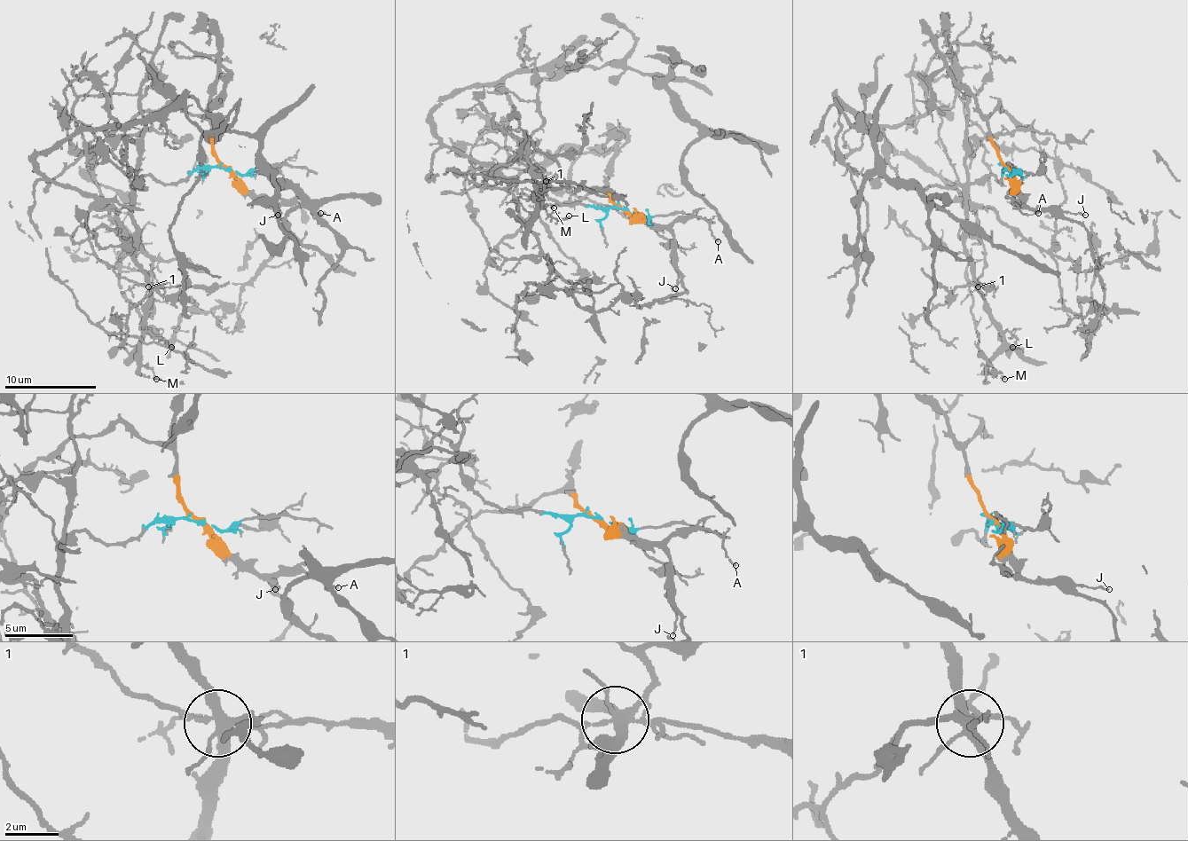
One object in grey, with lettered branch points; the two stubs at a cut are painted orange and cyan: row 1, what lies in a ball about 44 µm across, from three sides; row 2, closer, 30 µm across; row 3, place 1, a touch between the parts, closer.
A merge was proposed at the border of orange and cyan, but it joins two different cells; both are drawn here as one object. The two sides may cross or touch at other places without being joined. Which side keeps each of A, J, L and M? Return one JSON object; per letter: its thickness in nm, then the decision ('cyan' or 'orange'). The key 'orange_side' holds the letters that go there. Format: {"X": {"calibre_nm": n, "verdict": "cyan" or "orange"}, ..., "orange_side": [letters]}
{"A": {"calibre_nm": 110, "verdict": "orange"}, "J": {"calibre_nm": 130, "verdict": "orange"}, "L": {"calibre_nm": 130, "verdict": "cyan"}, "M": {"calibre_nm": 120, "verdict": "cyan"}, "orange_side": ["A", "J"]}

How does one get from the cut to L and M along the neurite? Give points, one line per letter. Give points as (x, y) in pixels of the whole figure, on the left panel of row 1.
L: (224, 168), (135, 184), (146, 331), (171, 347)
M: (224, 168), (194, 168), (160, 184), (144, 175), (135, 186), (135, 253), (148, 292), (139, 370), (155, 380)

